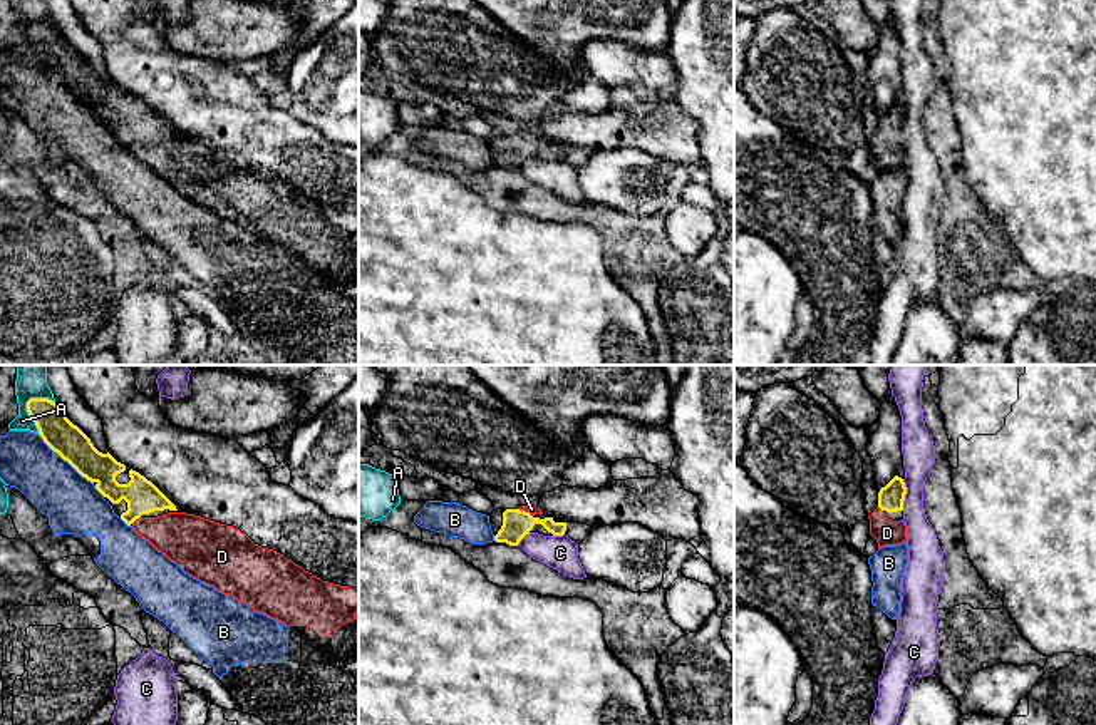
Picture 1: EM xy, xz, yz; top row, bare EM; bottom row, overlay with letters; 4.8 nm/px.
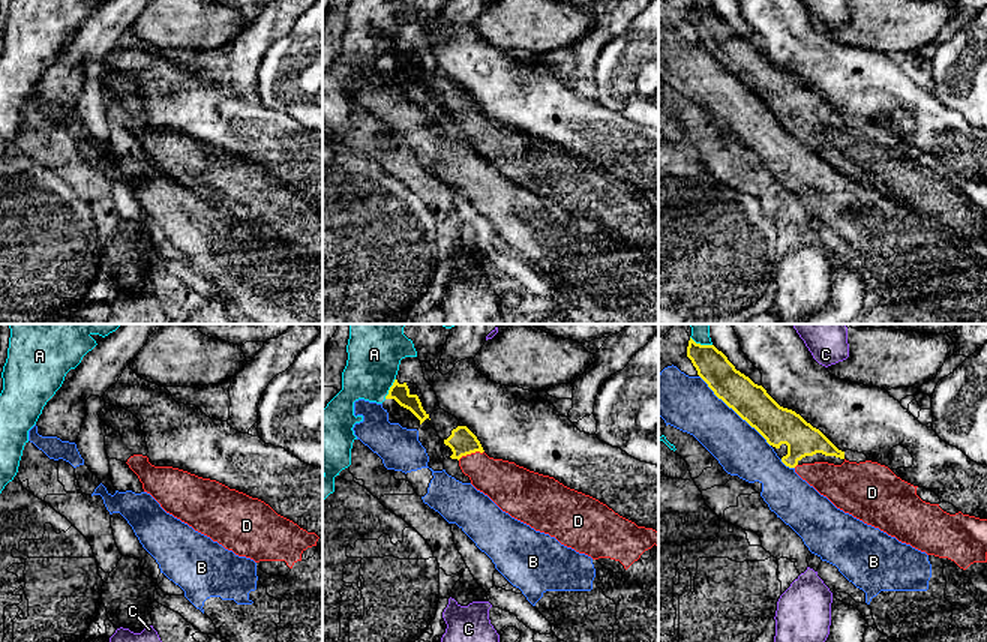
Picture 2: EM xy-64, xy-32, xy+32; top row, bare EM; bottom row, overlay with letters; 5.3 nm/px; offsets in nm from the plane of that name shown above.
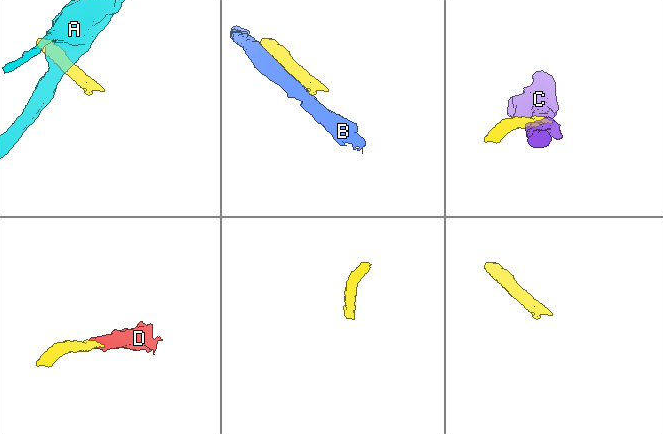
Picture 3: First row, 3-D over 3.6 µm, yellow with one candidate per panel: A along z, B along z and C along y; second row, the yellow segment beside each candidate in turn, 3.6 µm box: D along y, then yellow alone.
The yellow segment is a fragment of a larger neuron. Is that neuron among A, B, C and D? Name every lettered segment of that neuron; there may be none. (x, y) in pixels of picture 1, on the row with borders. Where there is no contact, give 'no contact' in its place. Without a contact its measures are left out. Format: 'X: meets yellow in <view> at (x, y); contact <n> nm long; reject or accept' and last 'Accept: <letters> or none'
A: meets yellow in xy at (29, 414); contact 190 nm long; reject
B: meets yellow in xy at (72, 466); contact 440 nm long; reject
C: meets yellow in yz at (905, 493); contact 150 nm long; reject
D: meets yellow in xy at (134, 519); contact 60 nm long; accept
Accept: D

